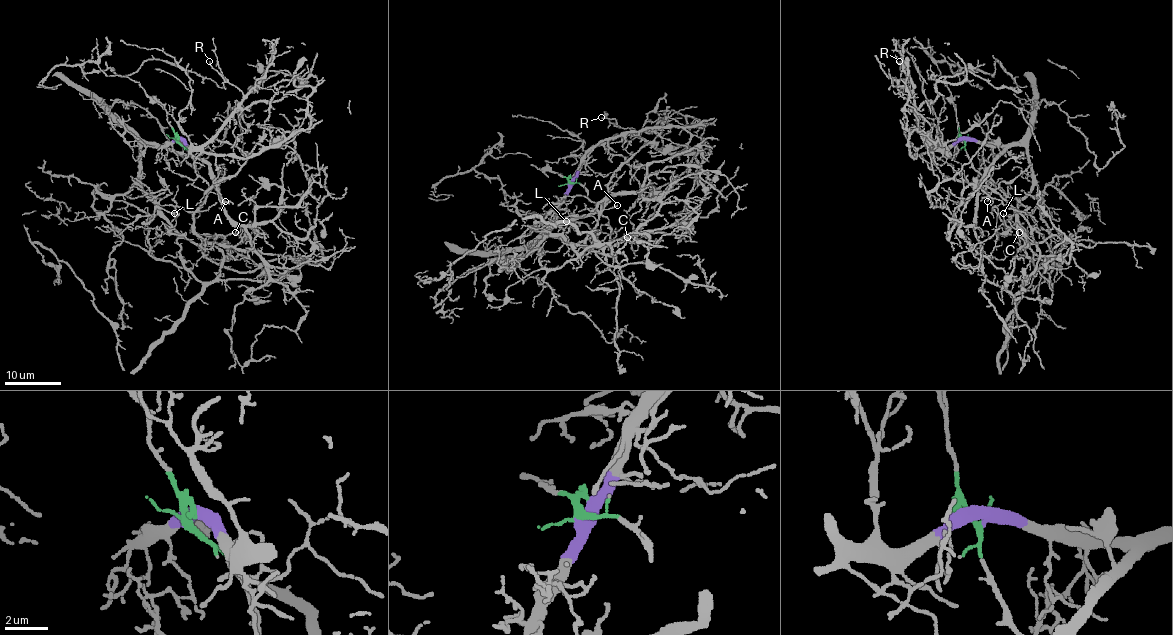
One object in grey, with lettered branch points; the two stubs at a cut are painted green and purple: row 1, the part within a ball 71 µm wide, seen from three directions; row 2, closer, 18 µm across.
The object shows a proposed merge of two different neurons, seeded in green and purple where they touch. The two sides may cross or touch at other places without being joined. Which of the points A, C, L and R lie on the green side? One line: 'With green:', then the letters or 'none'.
With green: A

